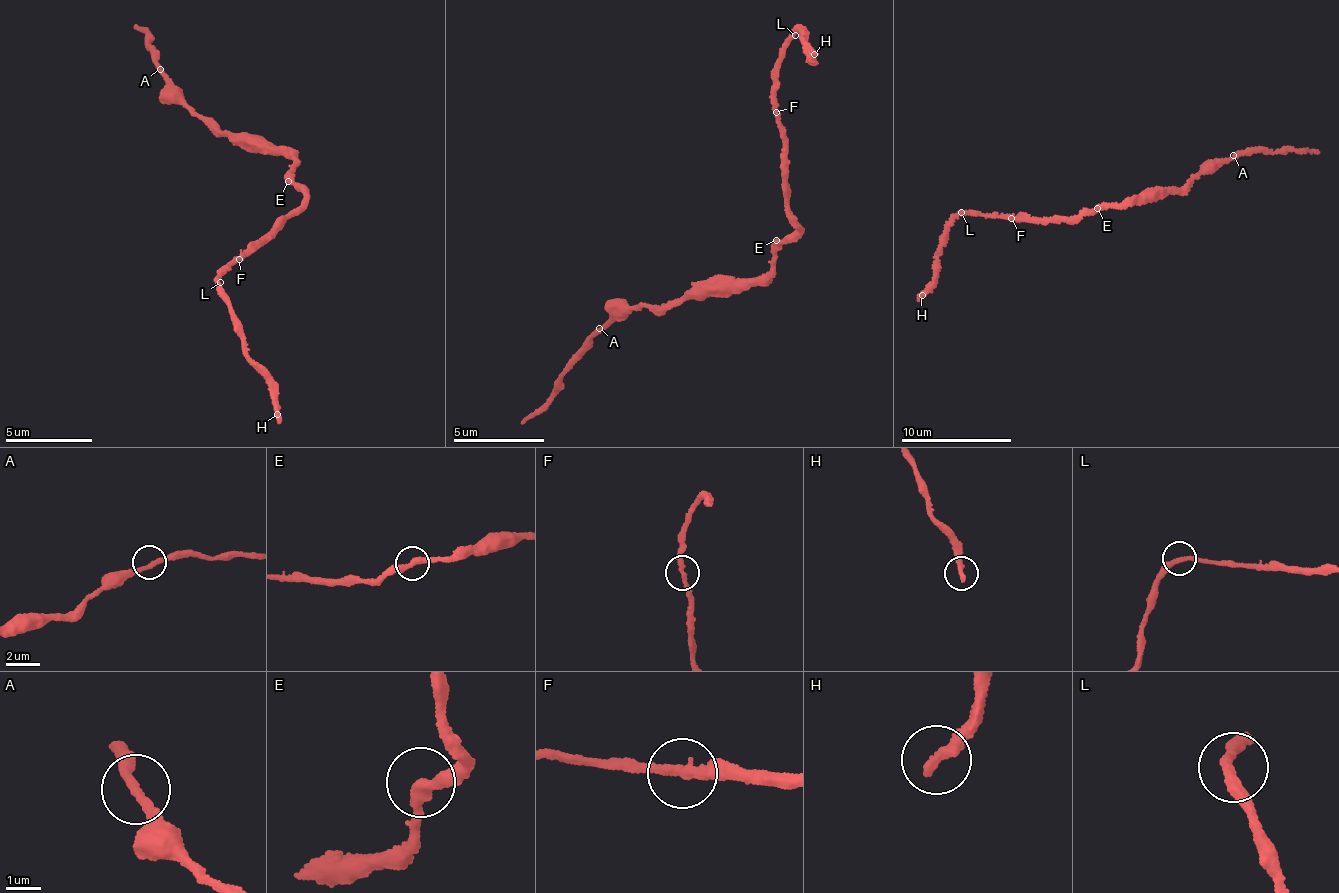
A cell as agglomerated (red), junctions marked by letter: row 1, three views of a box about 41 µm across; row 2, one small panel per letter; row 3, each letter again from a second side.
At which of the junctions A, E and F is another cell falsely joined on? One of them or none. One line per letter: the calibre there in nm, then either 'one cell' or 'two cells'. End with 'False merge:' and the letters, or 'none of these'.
A: calibre 260 nm; one cell
E: calibre 340 nm; one cell
F: calibre 280 nm; one cell
False merge: none of these

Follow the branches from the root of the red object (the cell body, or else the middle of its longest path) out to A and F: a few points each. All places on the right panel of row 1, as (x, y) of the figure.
A: (1099, 207), (1117, 207), (1154, 192), (1181, 188), (1233, 155)
F: (1099, 207), (1069, 219), (1019, 216), (1011, 219)

